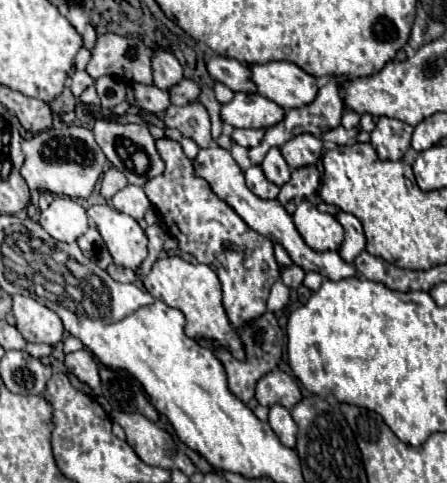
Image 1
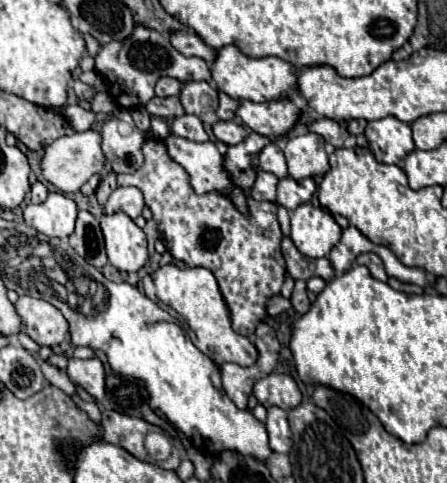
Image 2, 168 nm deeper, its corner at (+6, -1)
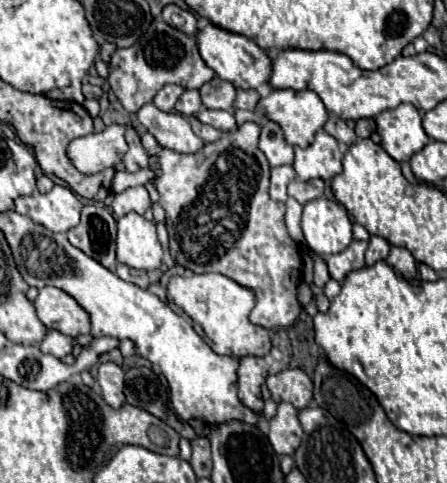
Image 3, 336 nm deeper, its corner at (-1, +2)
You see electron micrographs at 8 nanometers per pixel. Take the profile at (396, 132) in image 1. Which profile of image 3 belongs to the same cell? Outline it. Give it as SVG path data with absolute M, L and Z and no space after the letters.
M400 104L398 108L384 110L376 116L378 134L382 136L384 150L396 160L410 160L428 142L428 134L422 128L422 114L412 104Z

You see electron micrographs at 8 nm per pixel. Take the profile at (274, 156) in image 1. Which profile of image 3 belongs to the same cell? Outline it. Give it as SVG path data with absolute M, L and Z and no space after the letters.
M268 118L262 120L258 148L264 152L270 166L292 164L292 160L294 160L294 146L286 142L282 128Z

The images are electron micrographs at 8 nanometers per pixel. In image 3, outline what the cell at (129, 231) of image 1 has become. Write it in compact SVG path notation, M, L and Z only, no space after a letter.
M126 214L118 220L116 238L118 260L130 268L156 270L162 262L162 246L156 236L154 222L144 220L140 214Z

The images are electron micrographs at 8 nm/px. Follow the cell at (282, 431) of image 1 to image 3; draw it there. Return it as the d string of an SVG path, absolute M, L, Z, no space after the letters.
M290 402L278 404L276 416L270 420L268 438L270 438L270 444L276 450L276 454L294 456L296 448L300 446L302 426L298 422L298 410Z

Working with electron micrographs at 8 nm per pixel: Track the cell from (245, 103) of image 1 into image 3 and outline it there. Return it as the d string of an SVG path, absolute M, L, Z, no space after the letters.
M272 90L266 98L260 100L260 106L266 110L268 118L272 118L274 122L278 122L282 126L286 140L292 146L300 146L300 148L310 146L314 142L316 132L328 120L328 110L326 110L324 102L312 90L300 90L300 92L296 92L296 90Z

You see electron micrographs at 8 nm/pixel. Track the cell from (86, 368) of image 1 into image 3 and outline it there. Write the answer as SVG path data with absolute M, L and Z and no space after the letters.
M106 362L98 368L96 380L100 384L104 400L116 410L122 408L122 404L126 402L126 396L124 396L124 370L120 370L120 366L114 364L114 362Z

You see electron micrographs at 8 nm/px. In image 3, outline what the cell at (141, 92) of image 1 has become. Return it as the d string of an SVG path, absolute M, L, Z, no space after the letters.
M184 90L184 94L180 96L180 102L176 102L176 112L184 116L194 116L198 114L200 108L202 108L202 102L200 102L198 90Z

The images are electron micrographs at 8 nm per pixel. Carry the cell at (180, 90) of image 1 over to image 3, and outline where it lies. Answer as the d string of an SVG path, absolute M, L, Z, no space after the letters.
M214 78L212 82L204 84L200 88L202 104L206 108L220 108L220 110L232 110L232 104L236 100L236 88L228 80Z

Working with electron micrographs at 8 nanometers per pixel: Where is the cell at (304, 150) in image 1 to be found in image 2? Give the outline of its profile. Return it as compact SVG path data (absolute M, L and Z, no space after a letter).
M315 133L291 135L283 147L283 155L293 179L315 177L329 171L325 141Z

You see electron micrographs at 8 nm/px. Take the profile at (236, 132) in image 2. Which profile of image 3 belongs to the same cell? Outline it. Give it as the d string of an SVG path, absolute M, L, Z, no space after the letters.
M202 108L196 118L202 122L202 124L210 124L222 132L230 132L232 128L236 128L236 120L230 112L226 110L208 110L208 108Z

